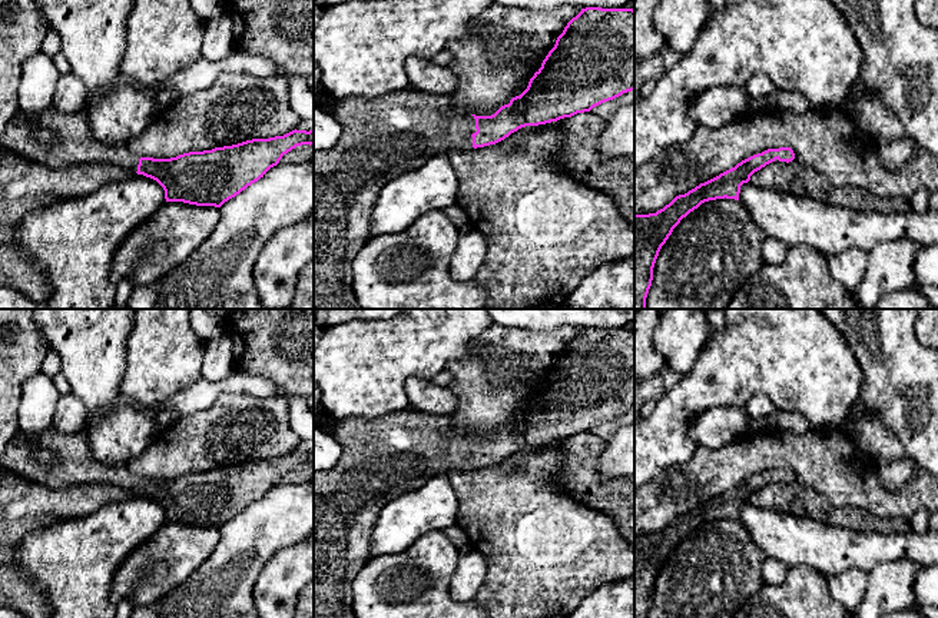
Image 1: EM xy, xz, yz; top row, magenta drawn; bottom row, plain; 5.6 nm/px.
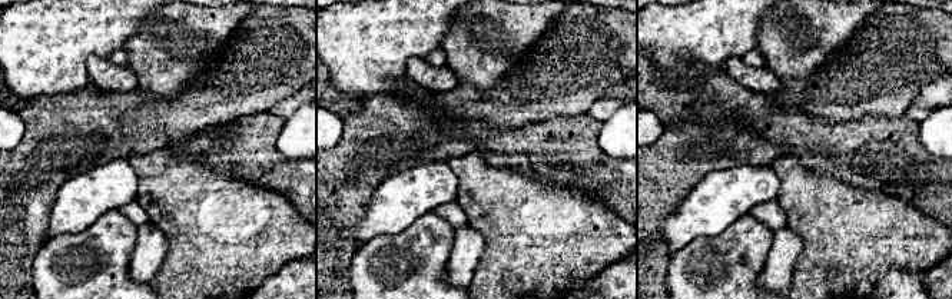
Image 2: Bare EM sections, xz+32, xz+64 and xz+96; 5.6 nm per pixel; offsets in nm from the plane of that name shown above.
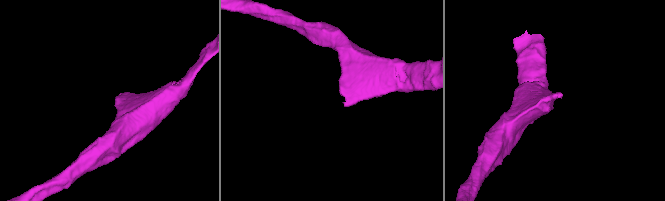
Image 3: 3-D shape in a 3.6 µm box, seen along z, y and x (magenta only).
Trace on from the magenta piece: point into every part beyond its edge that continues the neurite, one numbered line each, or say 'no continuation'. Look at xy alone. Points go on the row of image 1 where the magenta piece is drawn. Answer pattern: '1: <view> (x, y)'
1: xy (75, 143)

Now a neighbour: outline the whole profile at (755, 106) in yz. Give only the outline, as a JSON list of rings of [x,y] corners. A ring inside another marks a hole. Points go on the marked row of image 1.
[[[778,92],[768,94],[762,99],[750,99],[743,113],[759,114],[765,110],[775,109],[778,106]]]

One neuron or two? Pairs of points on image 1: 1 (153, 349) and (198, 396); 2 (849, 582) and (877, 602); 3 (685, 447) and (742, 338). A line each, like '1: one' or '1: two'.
1: two
2: two
3: one

